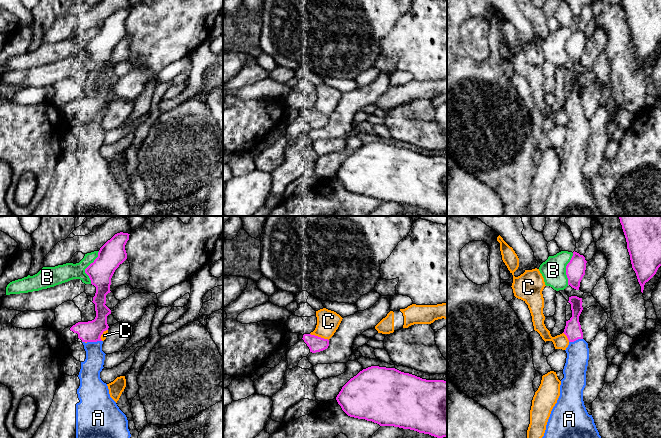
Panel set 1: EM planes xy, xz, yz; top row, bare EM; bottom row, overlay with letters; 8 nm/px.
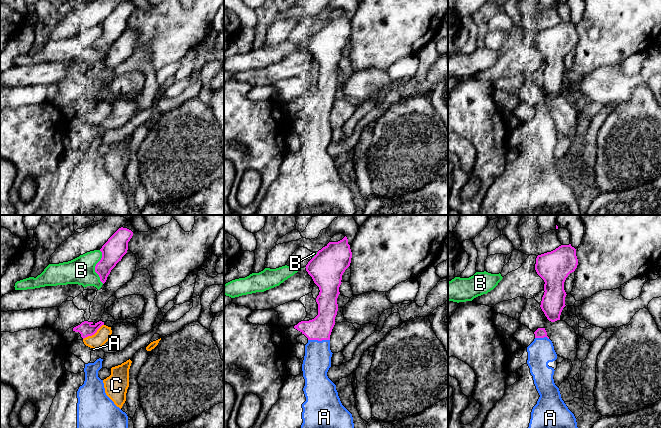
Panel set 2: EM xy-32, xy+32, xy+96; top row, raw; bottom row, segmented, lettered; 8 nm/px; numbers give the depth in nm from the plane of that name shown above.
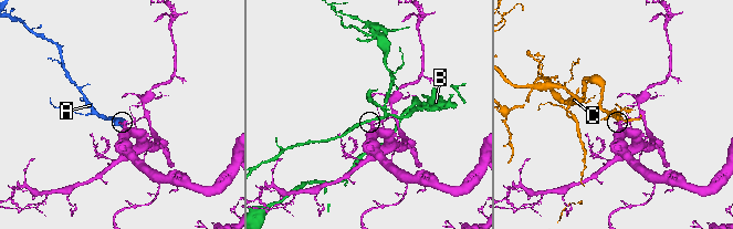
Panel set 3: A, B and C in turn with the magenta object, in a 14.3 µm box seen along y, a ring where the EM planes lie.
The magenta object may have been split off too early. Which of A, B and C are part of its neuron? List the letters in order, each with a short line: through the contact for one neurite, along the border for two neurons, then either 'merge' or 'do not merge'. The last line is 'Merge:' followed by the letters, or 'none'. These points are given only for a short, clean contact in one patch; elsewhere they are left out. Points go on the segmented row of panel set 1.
A: merge
B: do not merge
C: do not merge
Merge: A

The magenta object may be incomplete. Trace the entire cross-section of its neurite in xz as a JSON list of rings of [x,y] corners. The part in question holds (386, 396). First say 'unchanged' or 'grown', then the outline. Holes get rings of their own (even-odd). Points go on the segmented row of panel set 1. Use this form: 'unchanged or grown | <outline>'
unchanged | [[[371,366],[351,378],[336,397],[350,417],[447,437],[447,381],[426,380],[395,368]]]

